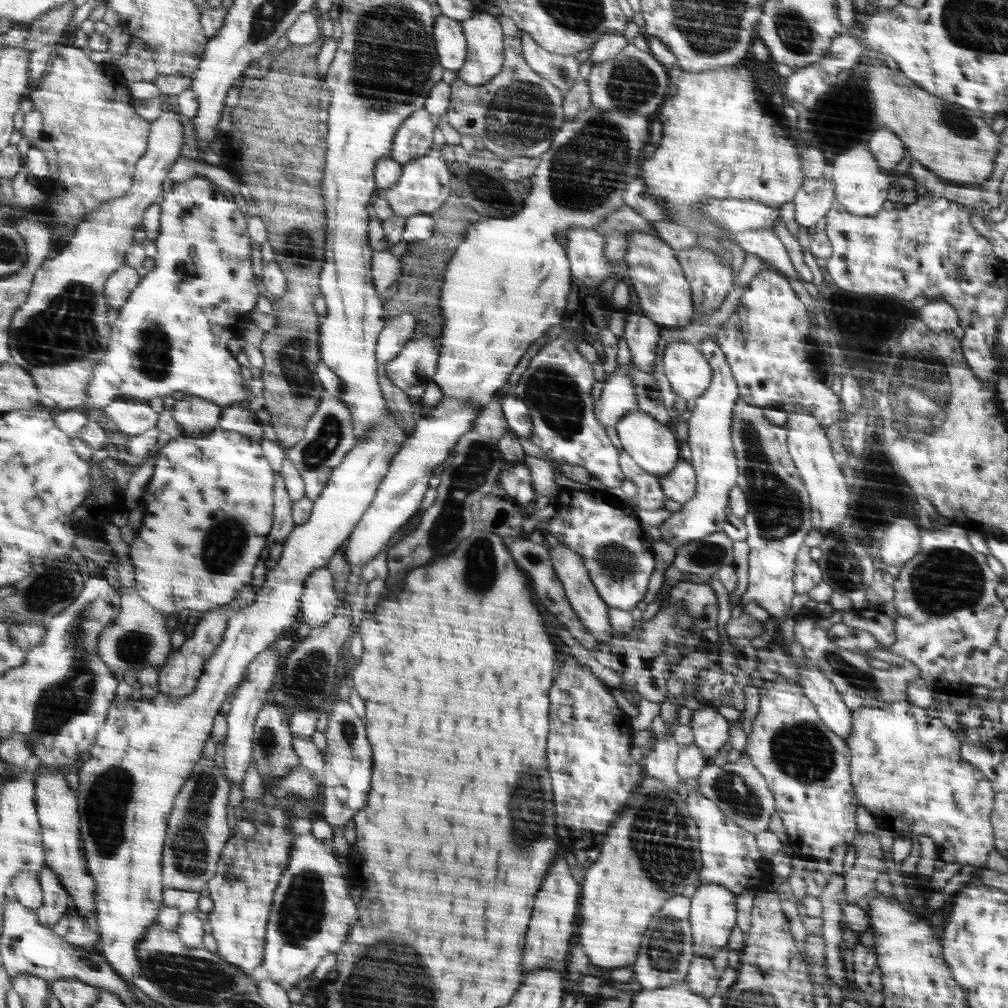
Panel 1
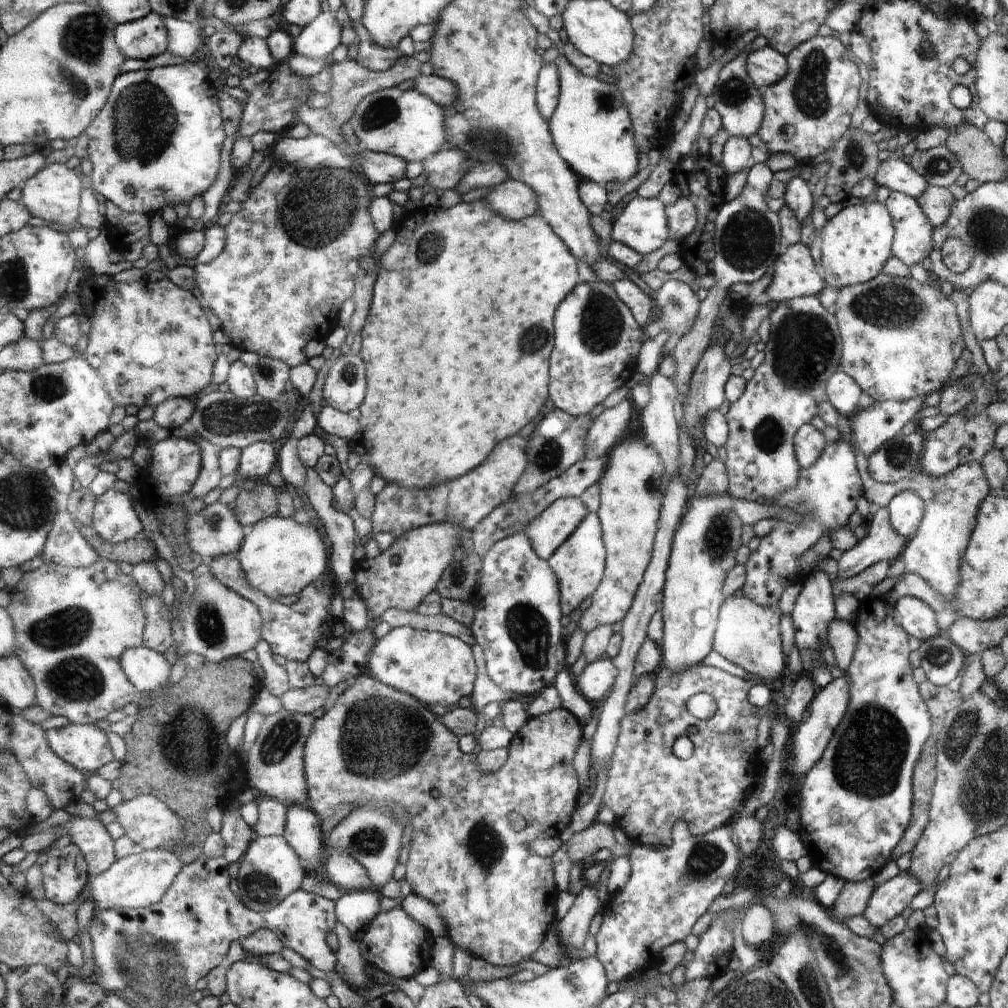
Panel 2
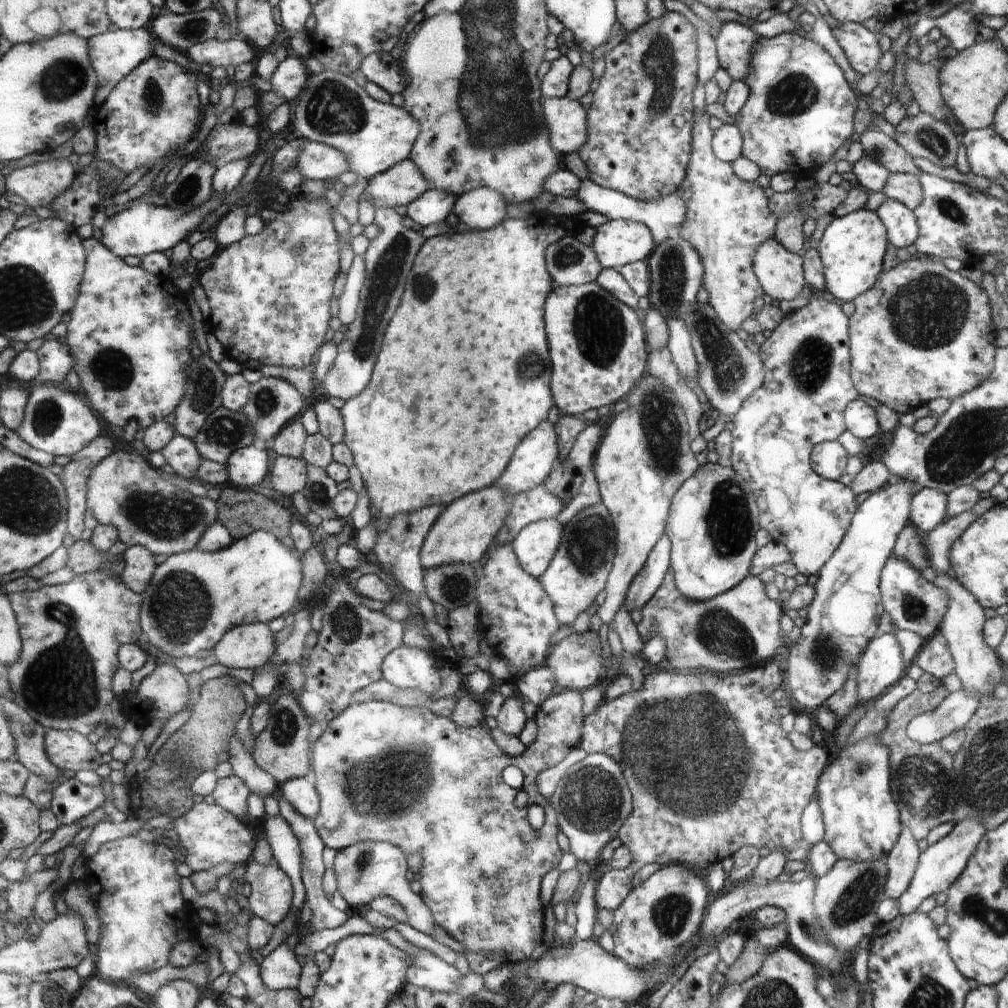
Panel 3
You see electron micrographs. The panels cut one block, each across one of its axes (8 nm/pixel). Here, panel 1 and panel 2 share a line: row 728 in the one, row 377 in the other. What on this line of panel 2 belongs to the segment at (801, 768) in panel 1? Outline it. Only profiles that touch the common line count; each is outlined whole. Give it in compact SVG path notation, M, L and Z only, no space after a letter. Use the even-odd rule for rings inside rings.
M817 296L780 301L769 317L771 333L765 344L765 359L746 383L744 394L730 404L725 414L730 432L724 444L727 452L725 469L729 478L729 494L763 505L776 504L782 493L797 485L801 468L793 447L793 438L801 426L807 425L814 416L820 414L821 404L828 398L828 380L840 368L843 349L836 314L828 312Z

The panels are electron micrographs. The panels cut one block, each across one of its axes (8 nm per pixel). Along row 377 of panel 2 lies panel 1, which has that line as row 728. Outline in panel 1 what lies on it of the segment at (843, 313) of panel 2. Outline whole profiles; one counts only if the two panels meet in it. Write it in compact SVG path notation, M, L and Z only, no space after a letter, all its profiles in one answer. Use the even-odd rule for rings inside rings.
M908 700L878 707L858 707L852 712L853 728L845 741L852 751L850 771L858 805L870 810L878 822L877 827L892 832L893 836L910 839L928 836L935 843L937 856L942 862L982 868L988 852L994 850L992 781L982 770L962 758L956 734L938 718L928 717L926 708Z

